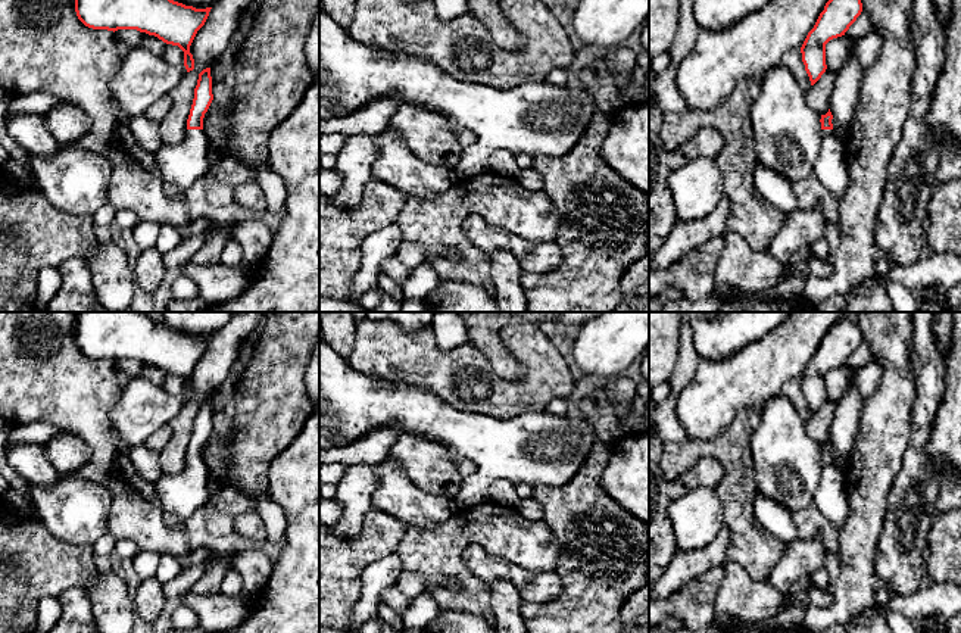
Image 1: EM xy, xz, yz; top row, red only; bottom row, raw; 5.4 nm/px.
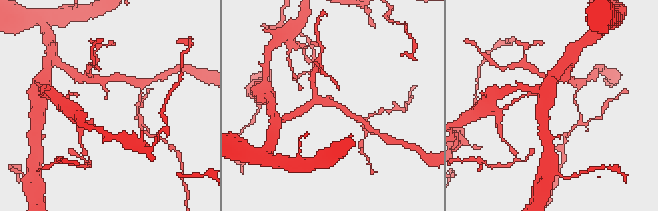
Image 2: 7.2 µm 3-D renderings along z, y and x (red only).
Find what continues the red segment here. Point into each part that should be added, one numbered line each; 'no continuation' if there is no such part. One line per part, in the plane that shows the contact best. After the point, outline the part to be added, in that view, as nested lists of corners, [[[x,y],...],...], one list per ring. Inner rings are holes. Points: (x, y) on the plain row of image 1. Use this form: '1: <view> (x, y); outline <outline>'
1: xy (180, 495); outline [[[187,459],[181,473],[163,475],[153,484],[171,526],[185,524],[187,518],[210,499],[208,481],[208,464],[203,459]]]

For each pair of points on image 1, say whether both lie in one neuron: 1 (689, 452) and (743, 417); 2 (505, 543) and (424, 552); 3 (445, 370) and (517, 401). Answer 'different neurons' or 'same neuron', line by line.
1: same neuron
2: same neuron
3: same neuron

